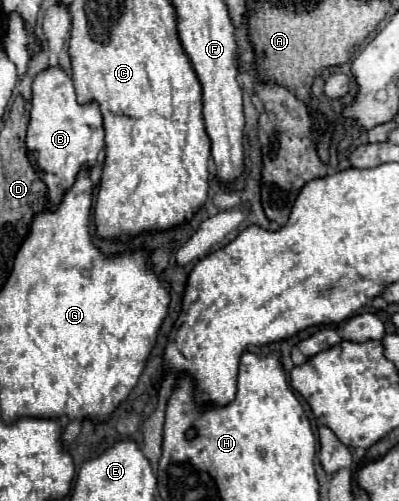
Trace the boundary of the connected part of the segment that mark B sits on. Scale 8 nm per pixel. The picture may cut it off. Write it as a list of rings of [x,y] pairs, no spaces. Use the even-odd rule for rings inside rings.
[[[48,66],[34,78],[26,148],[36,156],[44,174],[42,180],[48,186],[48,206],[56,206],[62,200],[62,194],[74,184],[80,166],[84,162],[94,166],[100,150],[104,148],[104,128],[98,104],[80,104],[76,100],[72,78],[62,66]]]

